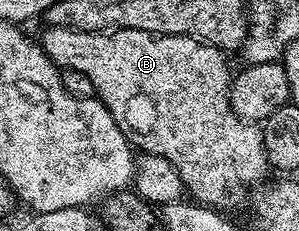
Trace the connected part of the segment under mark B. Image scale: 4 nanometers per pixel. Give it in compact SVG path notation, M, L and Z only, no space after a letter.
M54 25L44 31L46 33L39 37L41 50L60 70L83 71L83 75L91 79L97 100L105 104L107 111L111 111L119 131L123 131L129 144L142 154L166 160L180 175L188 196L194 202L221 207L225 201L225 185L249 185L257 180L260 182L260 177L265 172L270 172L262 130L252 121L239 119L231 107L231 72L229 73L229 65L218 46L198 41L196 37L182 37L180 33L158 35L142 29L88 33Z

